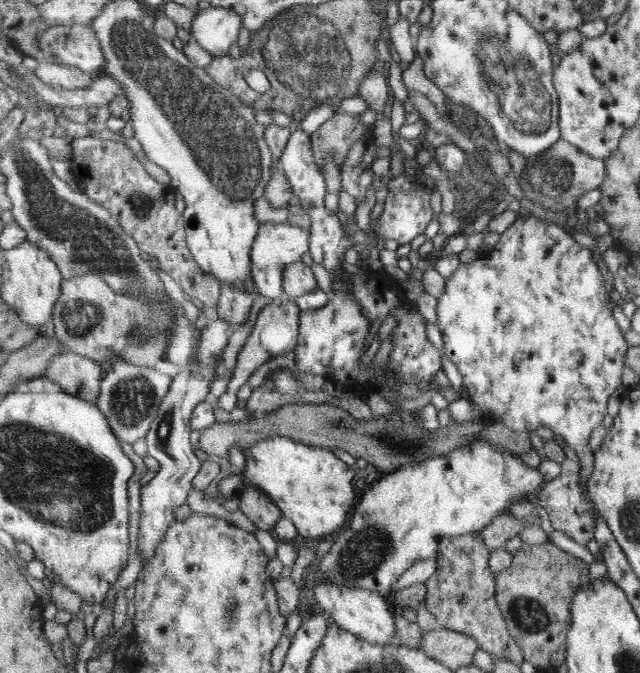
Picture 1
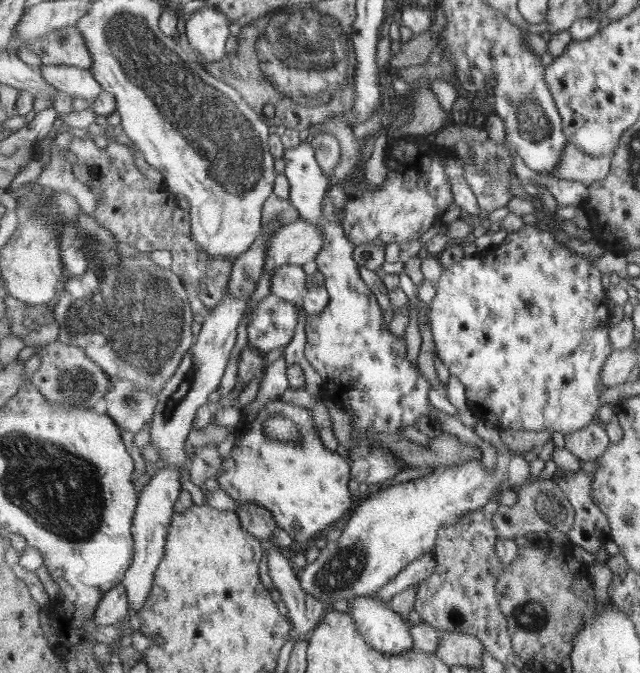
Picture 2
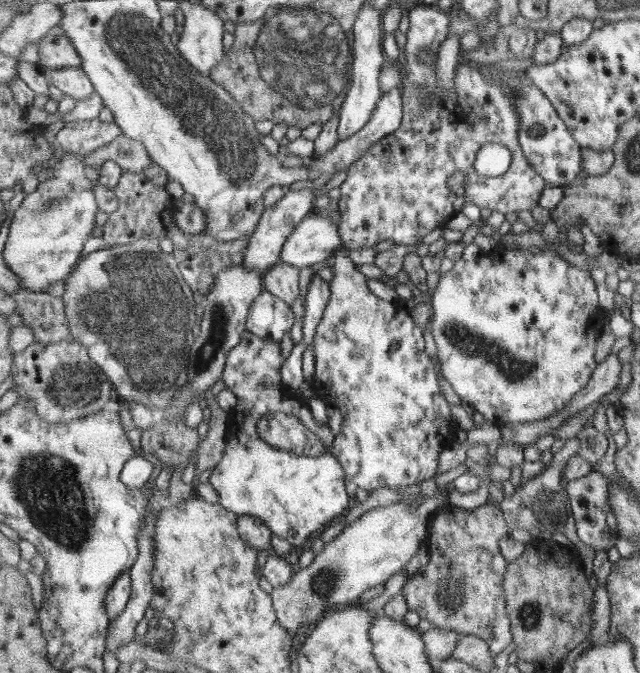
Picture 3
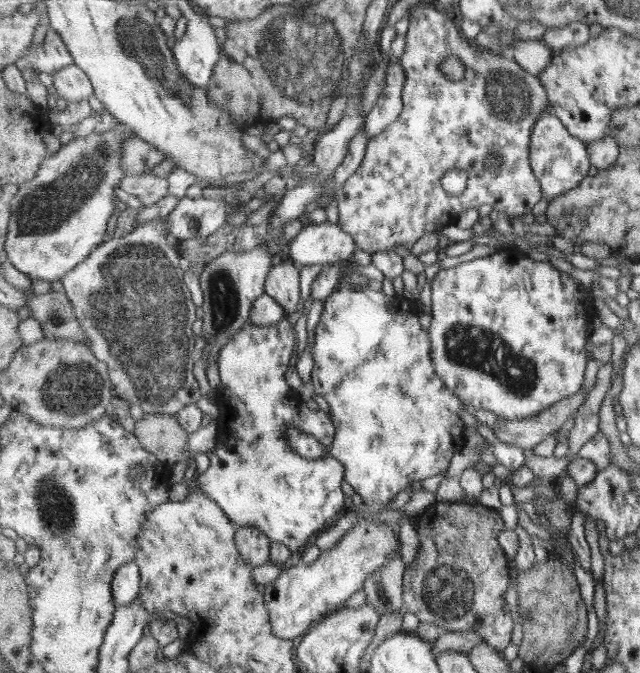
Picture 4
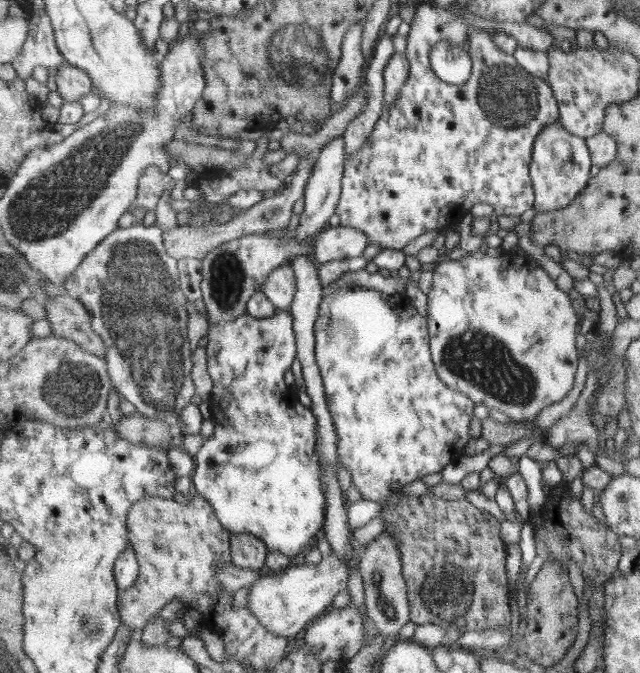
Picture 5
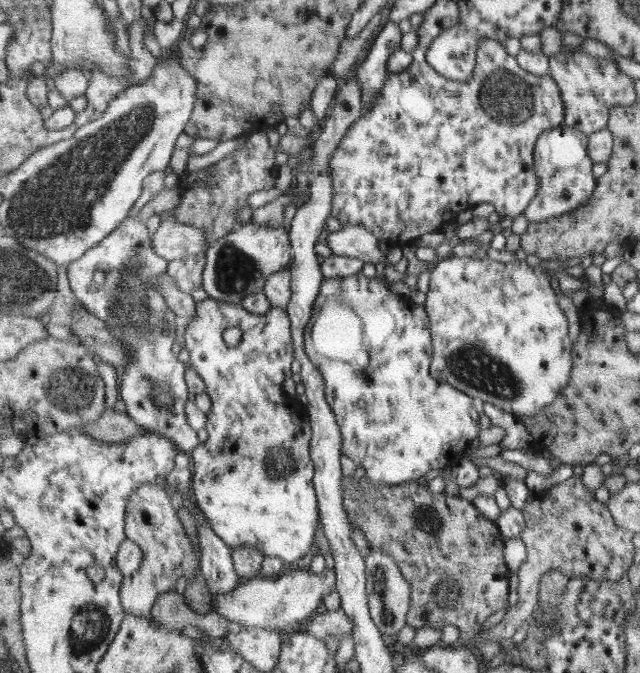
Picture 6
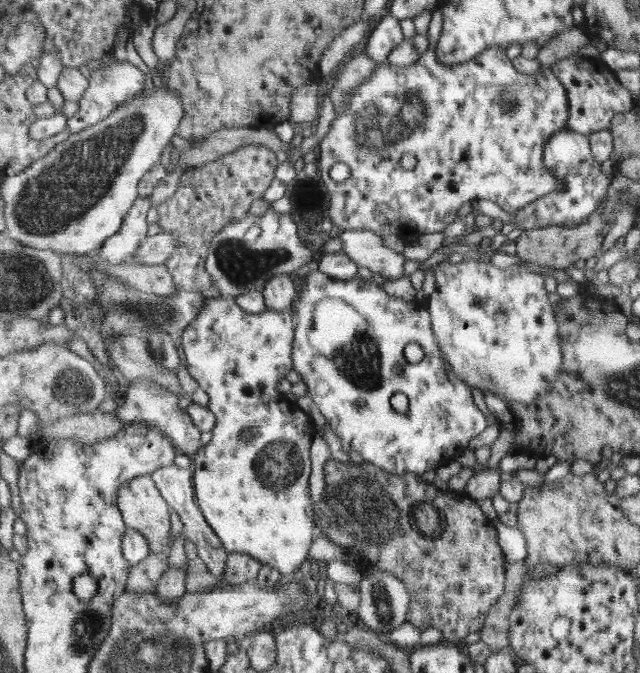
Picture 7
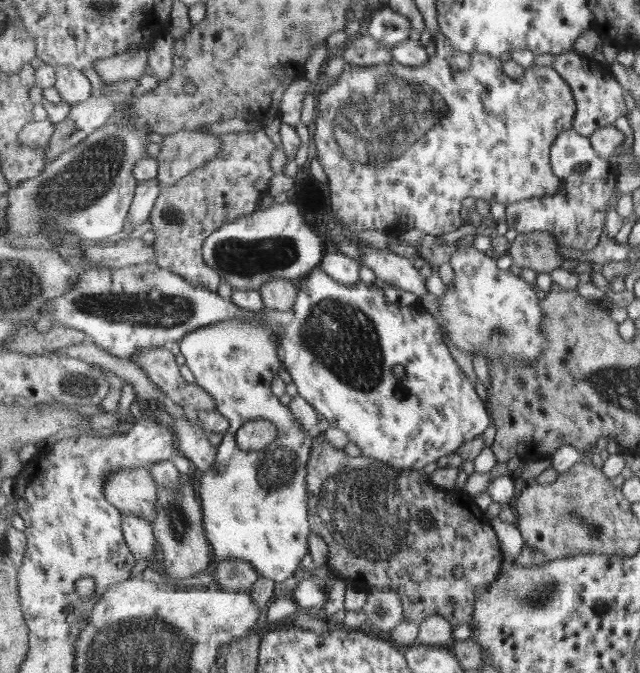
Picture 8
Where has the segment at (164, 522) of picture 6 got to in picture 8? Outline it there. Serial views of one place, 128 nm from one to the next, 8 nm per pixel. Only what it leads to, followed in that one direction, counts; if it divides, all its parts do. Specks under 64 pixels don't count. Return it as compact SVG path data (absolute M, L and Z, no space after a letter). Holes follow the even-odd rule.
M148 467L122 468L108 476L105 498L124 515L134 514L153 524L157 518L159 484Z

